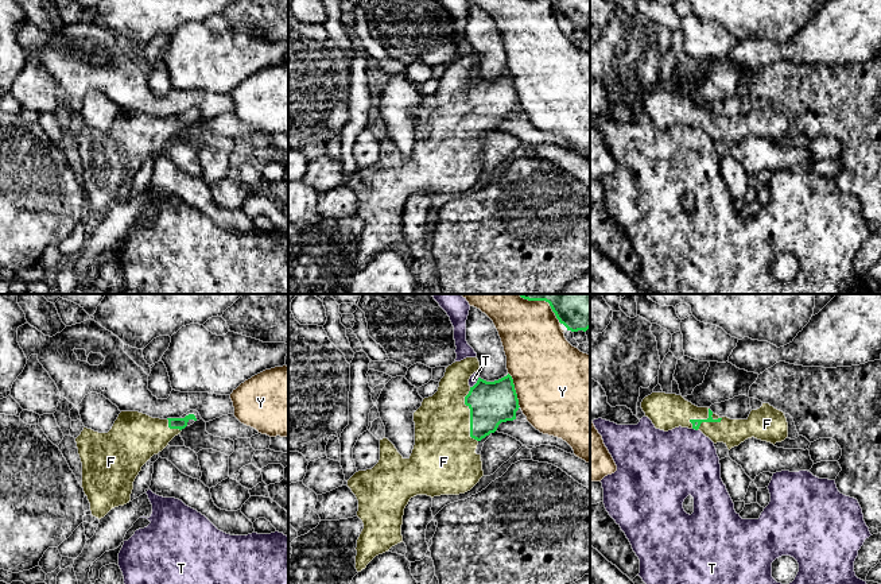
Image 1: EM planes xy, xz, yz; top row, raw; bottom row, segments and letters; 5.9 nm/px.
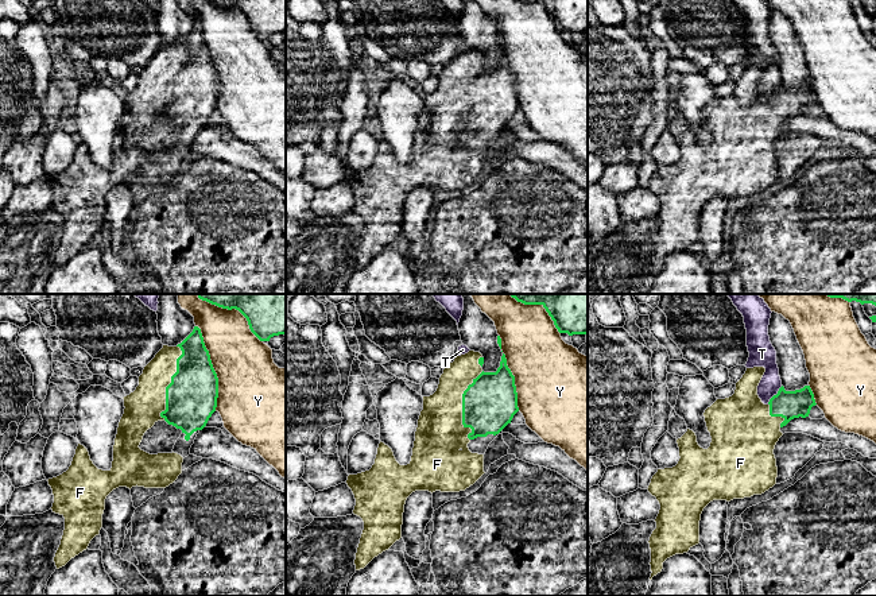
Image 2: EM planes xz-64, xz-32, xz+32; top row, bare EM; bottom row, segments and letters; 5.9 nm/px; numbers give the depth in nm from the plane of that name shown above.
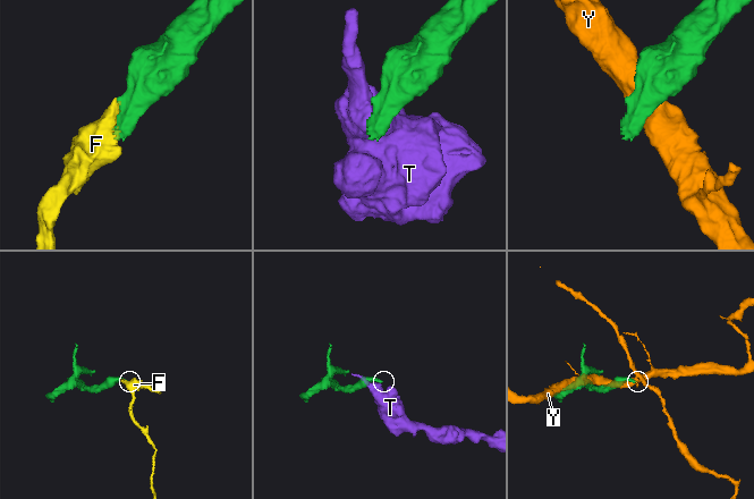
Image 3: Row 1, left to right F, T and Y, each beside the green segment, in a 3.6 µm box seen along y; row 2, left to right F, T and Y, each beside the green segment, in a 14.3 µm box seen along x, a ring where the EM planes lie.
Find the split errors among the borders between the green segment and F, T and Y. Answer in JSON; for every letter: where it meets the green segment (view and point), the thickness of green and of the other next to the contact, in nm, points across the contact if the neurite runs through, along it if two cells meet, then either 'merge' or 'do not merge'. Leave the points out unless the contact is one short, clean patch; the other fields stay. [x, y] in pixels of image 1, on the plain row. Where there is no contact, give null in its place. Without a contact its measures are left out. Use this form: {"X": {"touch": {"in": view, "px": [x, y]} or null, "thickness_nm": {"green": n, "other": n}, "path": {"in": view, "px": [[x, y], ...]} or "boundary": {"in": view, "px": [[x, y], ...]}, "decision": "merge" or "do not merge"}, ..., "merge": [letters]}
{"F": {"touch": {"in": "yz", "px": [705, 119]}, "thickness_nm": {"green": 50, "other": 160}, "decision": "merge"}, "T": {"touch": {"in": "yz", "px": [695, 127]}, "thickness_nm": {"green": 50, "other": 400}, "boundary": {"in": "yz", "px": [[693, 126], [697, 128]]}, "decision": "do not merge"}, "Y": {"touch": {"in": "xz", "px": [515, 88]}, "thickness_nm": {"green": 260, "other": 480}, "decision": "do not merge"}, "merge": ["F"]}

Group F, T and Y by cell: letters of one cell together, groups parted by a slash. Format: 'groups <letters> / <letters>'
groups F / T / Y

